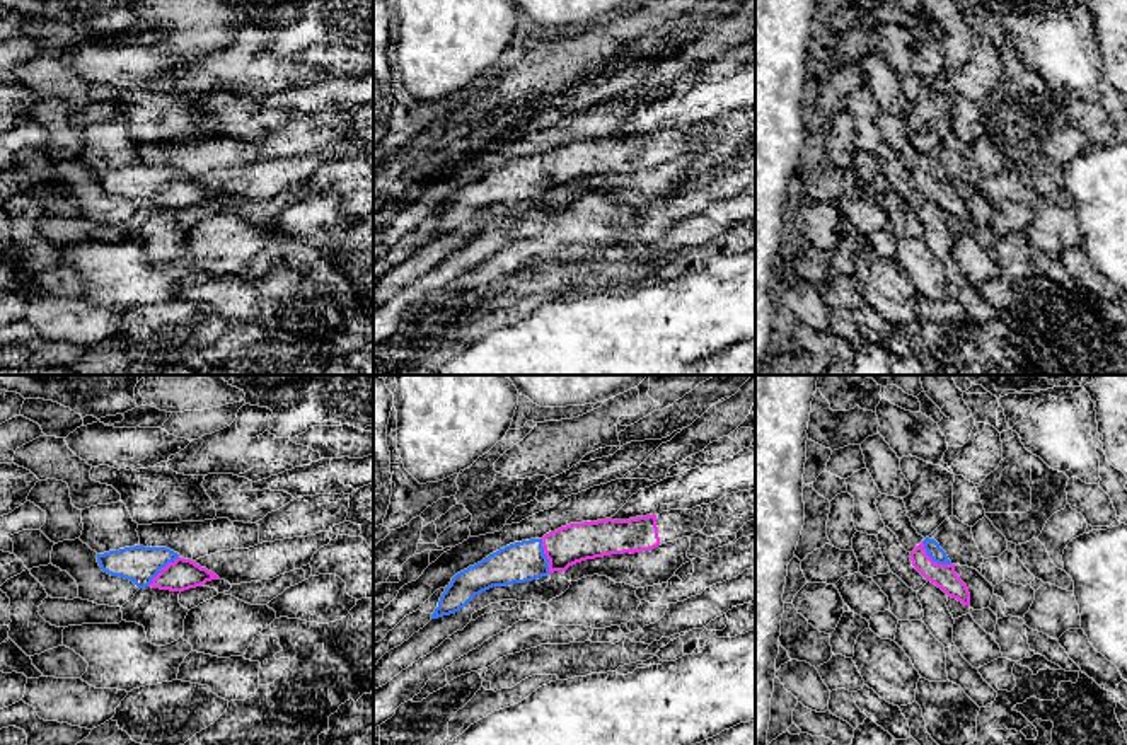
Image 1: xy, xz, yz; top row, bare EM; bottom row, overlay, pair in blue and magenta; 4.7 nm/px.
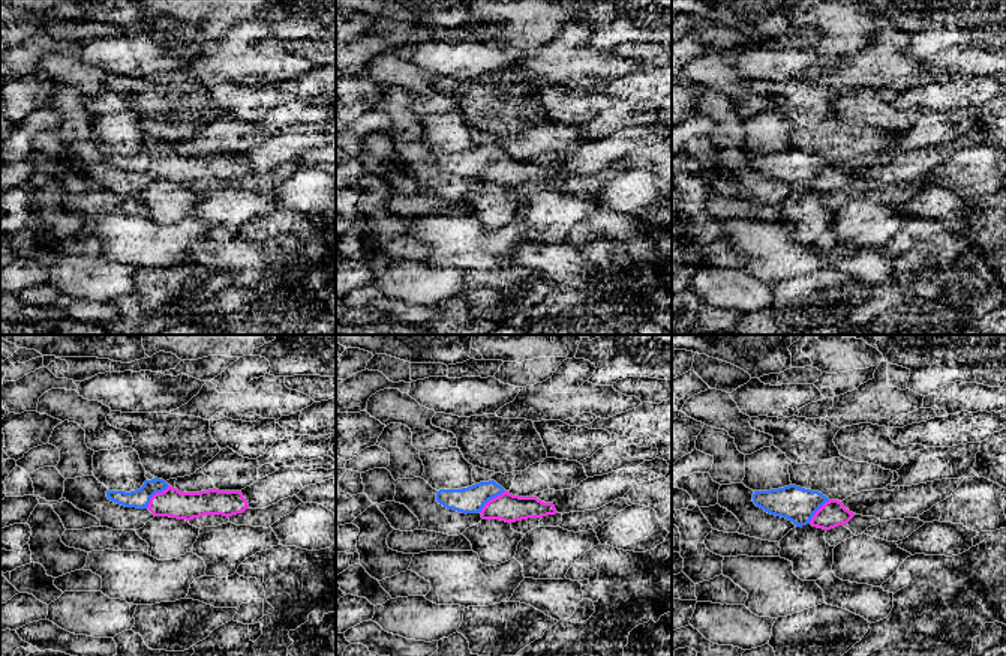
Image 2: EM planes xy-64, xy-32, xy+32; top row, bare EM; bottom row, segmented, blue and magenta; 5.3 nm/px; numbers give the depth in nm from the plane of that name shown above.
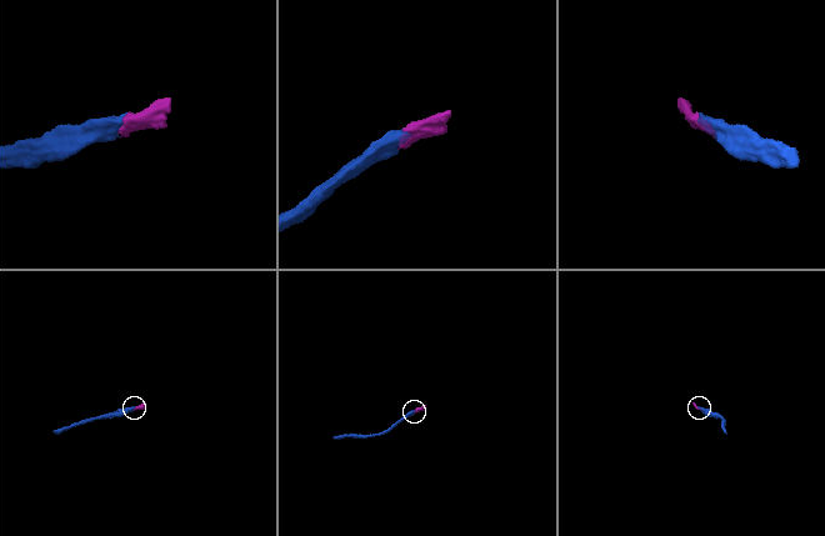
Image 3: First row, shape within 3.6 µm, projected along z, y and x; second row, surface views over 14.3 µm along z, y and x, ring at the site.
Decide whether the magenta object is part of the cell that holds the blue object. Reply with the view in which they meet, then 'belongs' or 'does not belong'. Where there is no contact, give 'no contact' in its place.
contact in yz; belongs

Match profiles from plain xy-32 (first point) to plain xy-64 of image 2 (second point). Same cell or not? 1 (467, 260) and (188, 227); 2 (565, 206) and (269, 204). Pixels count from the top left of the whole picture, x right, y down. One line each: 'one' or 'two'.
1: one
2: one

